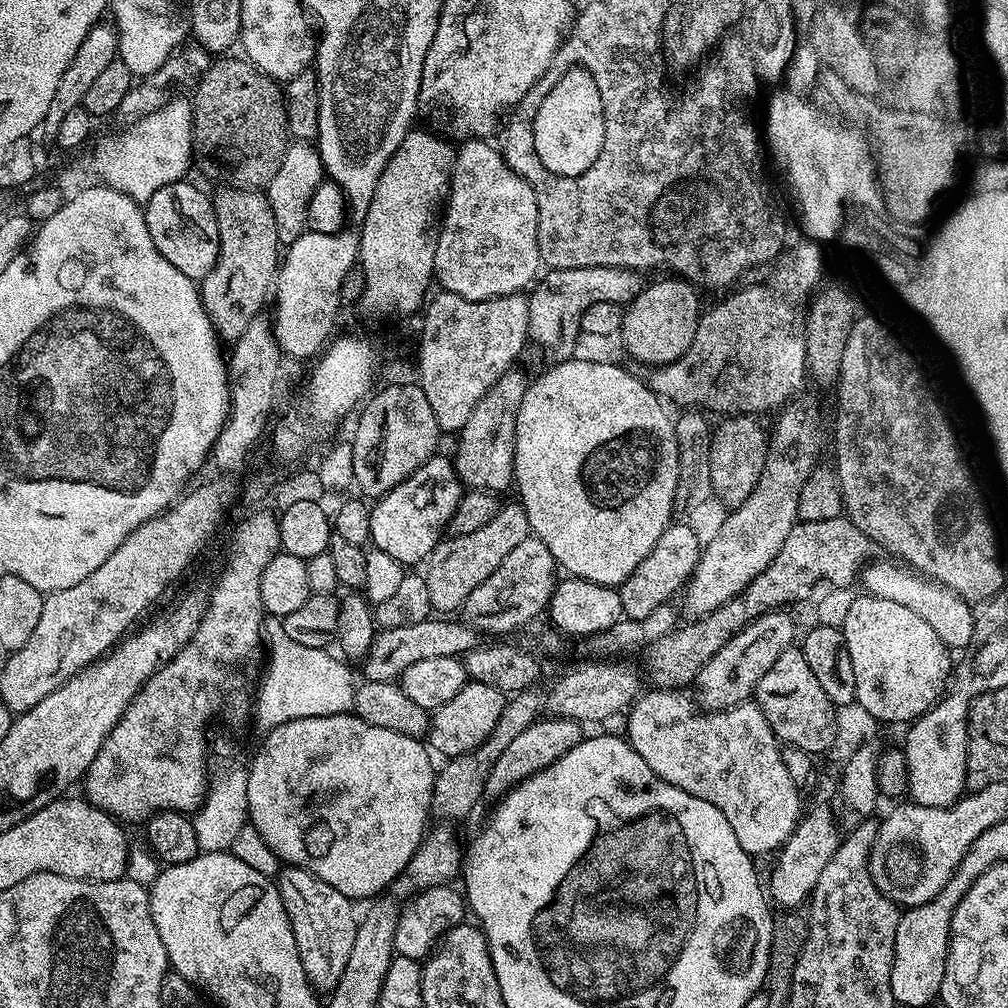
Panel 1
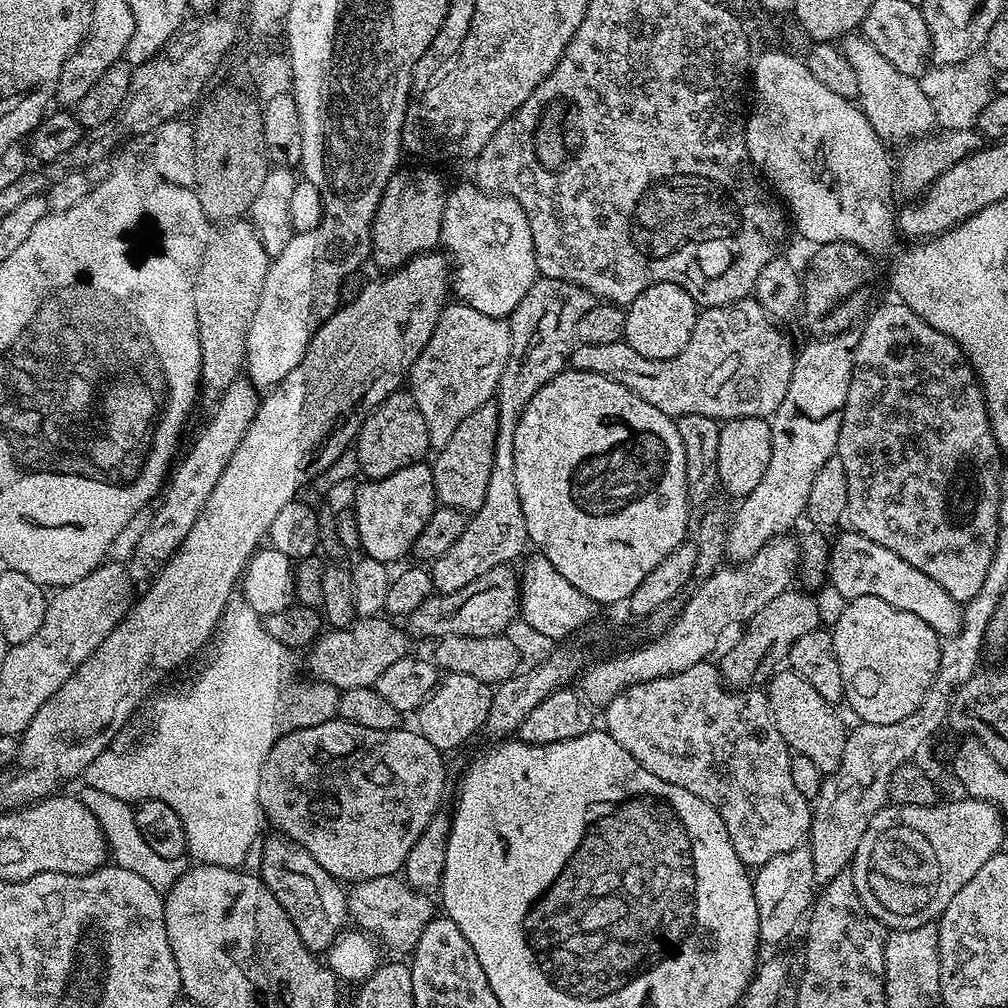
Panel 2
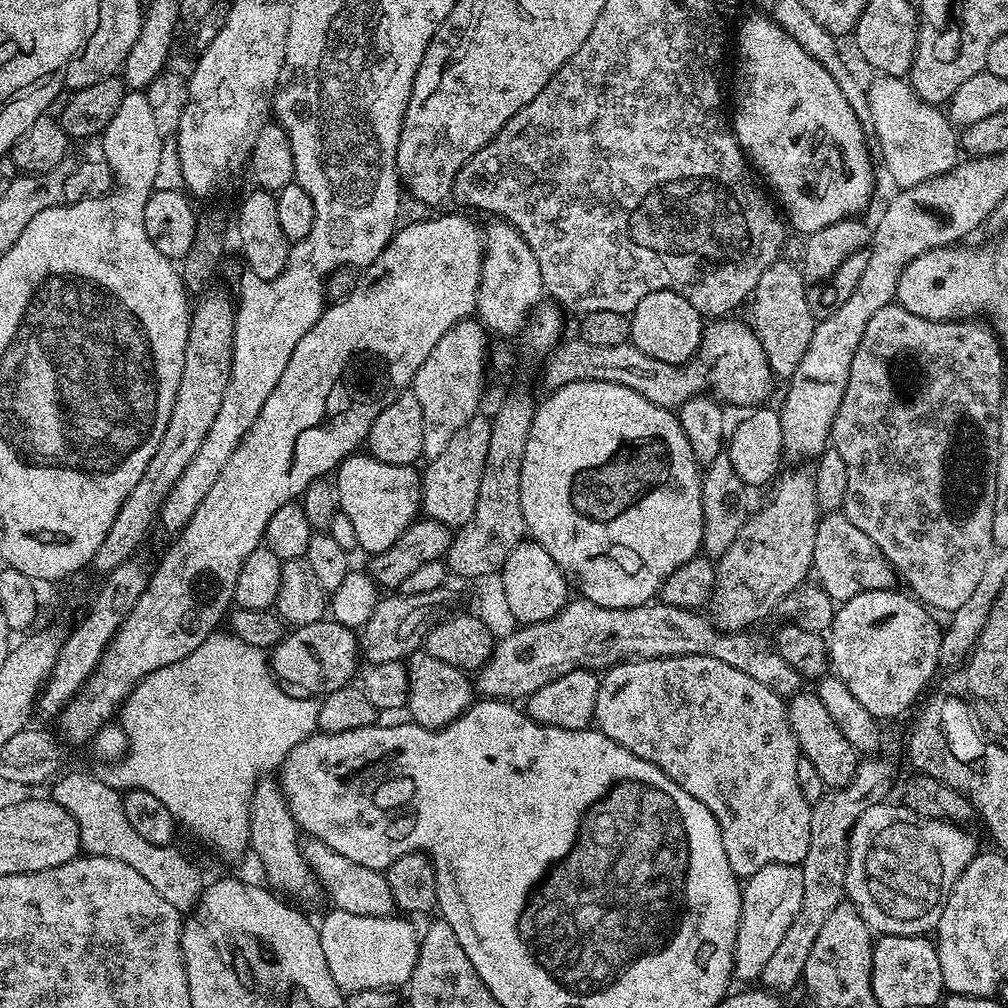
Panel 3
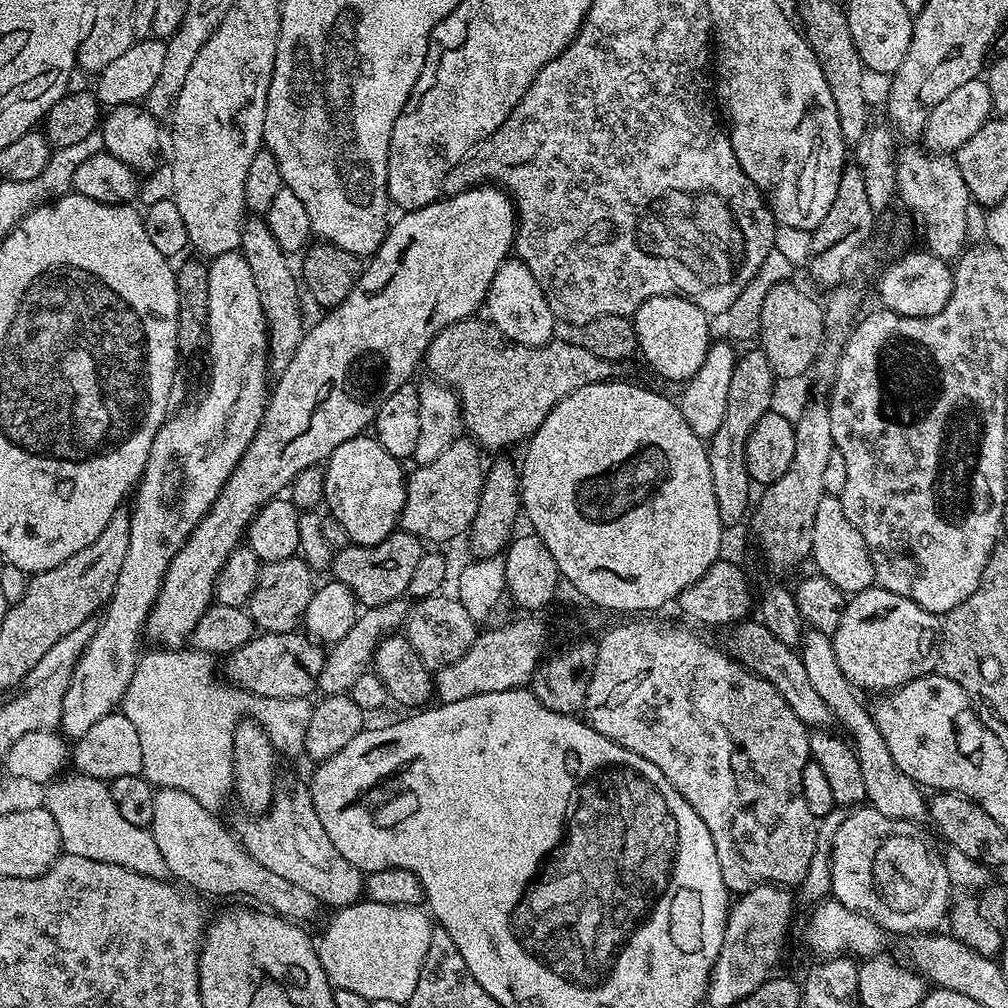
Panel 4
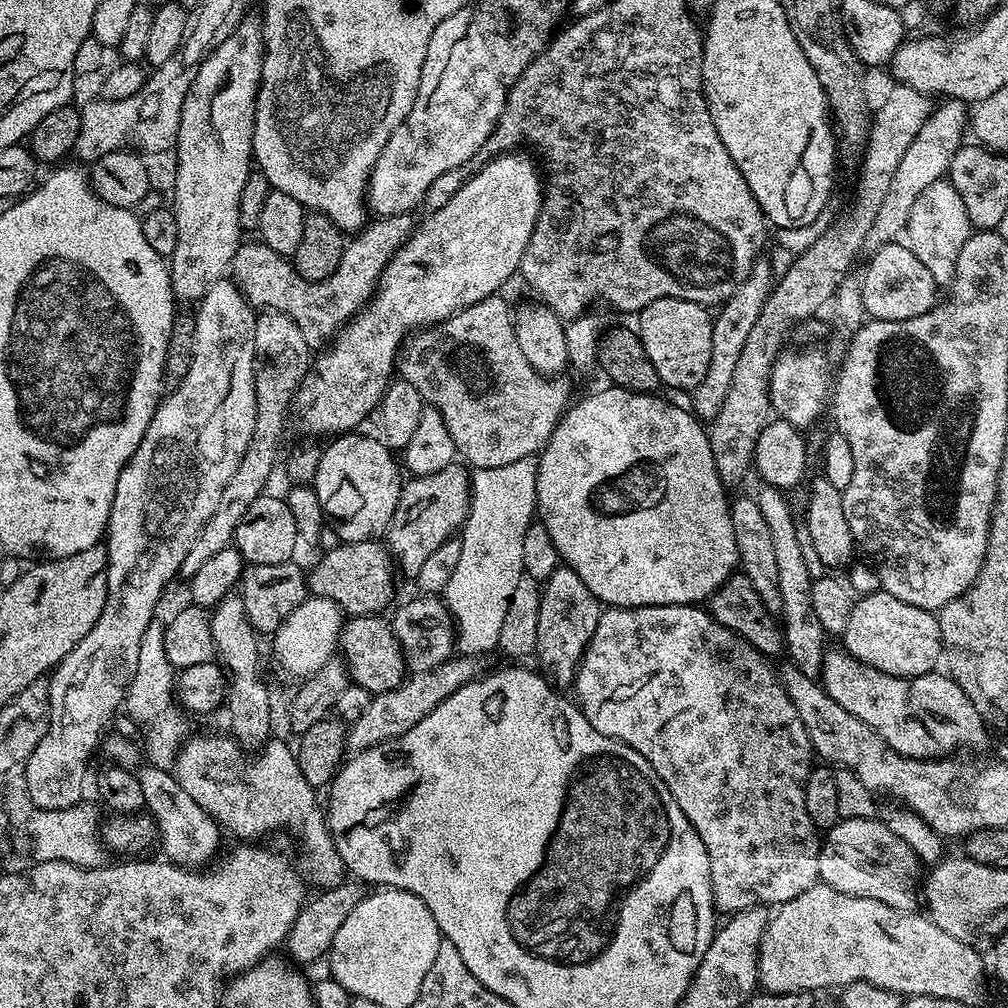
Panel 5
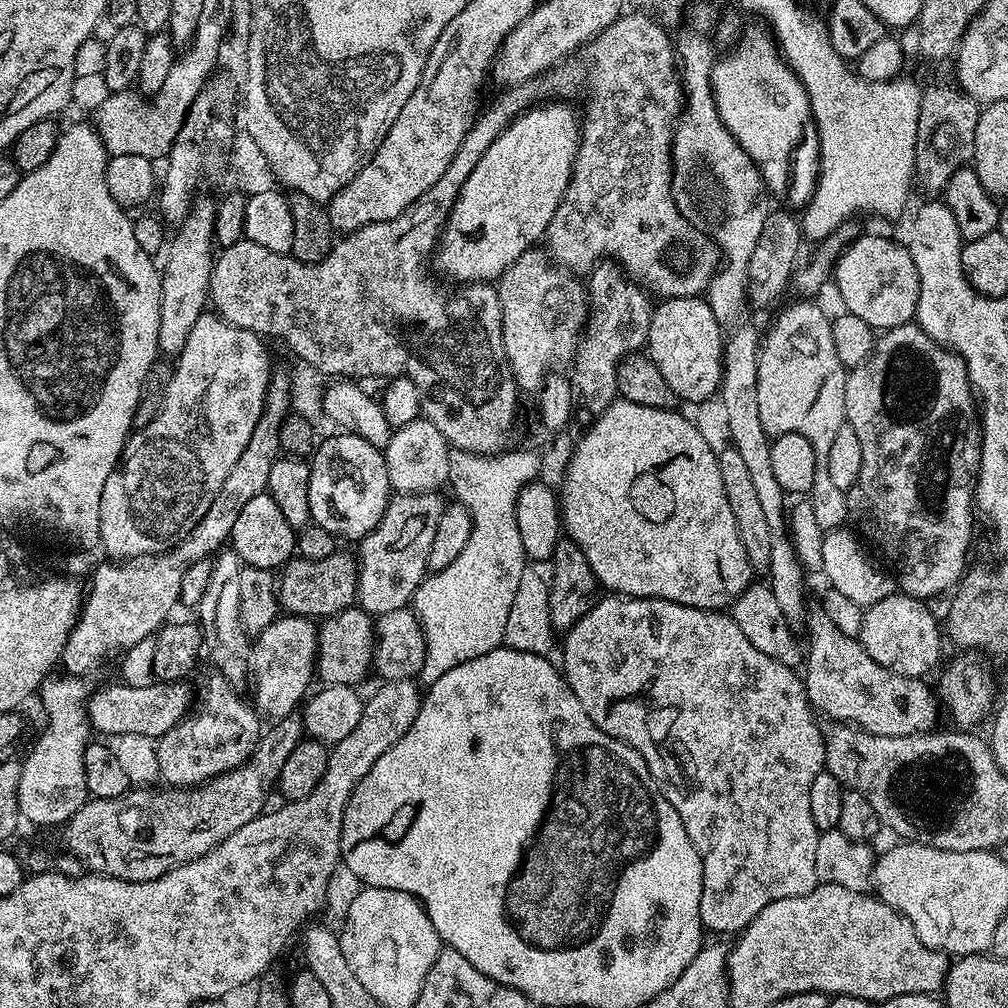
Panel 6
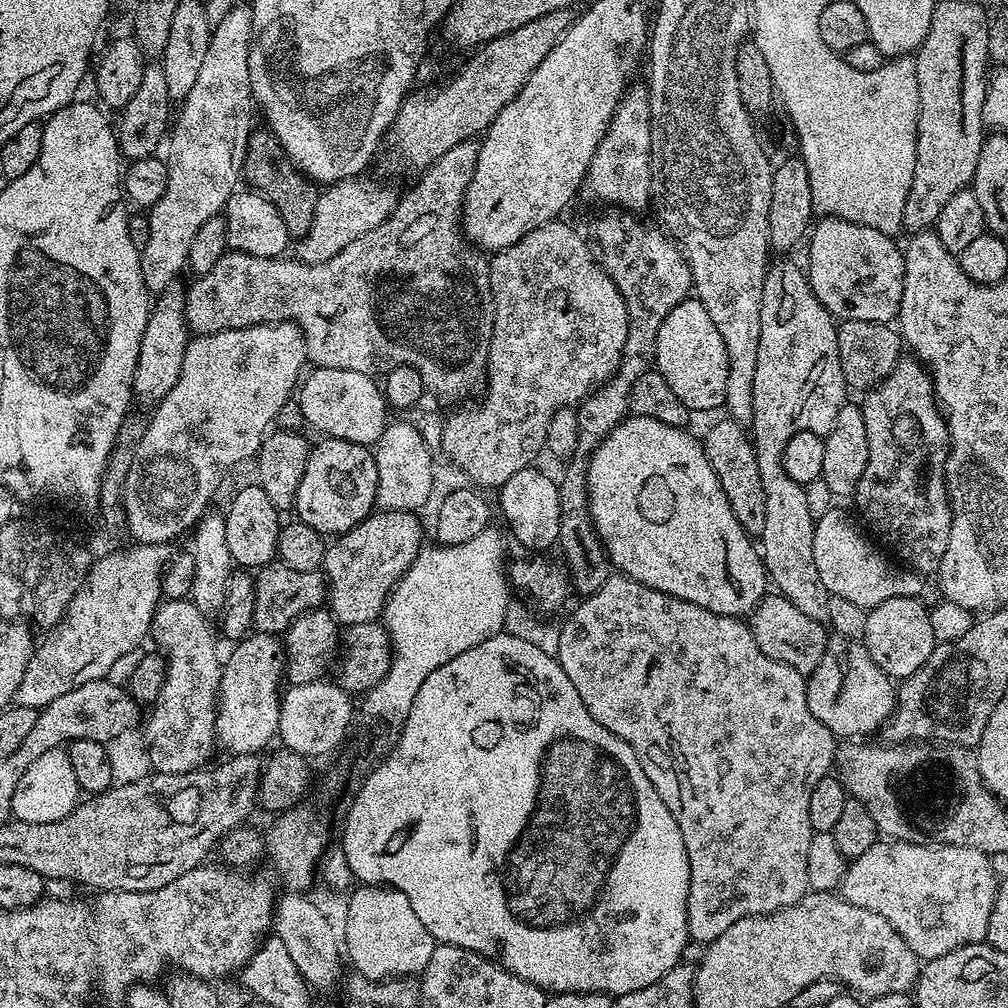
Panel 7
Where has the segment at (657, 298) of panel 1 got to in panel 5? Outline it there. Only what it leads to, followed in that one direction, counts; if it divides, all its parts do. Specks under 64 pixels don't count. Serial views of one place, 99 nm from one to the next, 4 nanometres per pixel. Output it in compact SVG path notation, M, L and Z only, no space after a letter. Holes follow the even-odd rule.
M658 298L658 302L650 302L650 306L638 313L640 341L646 346L646 354L654 370L658 370L658 378L665 389L681 388L688 394L702 382L702 378L706 378L706 370L710 370L713 322L708 312L705 305L686 302L682 298Z

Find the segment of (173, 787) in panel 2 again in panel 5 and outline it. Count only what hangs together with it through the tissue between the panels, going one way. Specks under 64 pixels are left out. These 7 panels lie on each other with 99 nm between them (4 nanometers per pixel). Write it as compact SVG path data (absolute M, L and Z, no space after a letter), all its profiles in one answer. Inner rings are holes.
M153 622L146 634L142 634L142 647L138 654L138 670L134 670L134 678L128 687L128 697L123 707L128 708L128 716L140 727L144 740L148 743L146 756L154 767L171 769L180 752L180 745L189 735L190 729L184 719L185 713L174 703L174 669L166 658L164 645L164 624Z

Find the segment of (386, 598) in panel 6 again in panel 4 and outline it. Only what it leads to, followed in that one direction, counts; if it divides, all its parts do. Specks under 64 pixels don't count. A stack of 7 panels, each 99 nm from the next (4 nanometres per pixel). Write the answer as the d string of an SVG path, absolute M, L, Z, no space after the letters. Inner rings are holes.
M456 440L434 462L413 467L407 473L406 502L400 515L399 527L414 534L420 540L444 546L447 540L456 540L465 535L478 514L478 502L484 485L485 461L480 461L482 449L475 440Z

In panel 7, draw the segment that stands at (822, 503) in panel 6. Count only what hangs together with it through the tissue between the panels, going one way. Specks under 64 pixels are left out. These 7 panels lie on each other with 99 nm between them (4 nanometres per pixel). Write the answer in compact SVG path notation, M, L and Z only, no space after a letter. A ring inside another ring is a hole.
M780 258L780 261L769 263L768 273L764 276L762 282L762 334L758 338L758 367L754 369L754 414L750 421L750 435L752 438L752 445L756 451L756 457L758 458L758 474L762 477L762 490L766 494L766 526L762 526L762 530L758 533L758 551L764 561L764 571L768 573L768 579L771 587L775 589L779 595L786 598L786 602L791 602L795 608L802 610L802 614L808 615L810 618L824 622L828 618L828 606L804 606L804 594L800 594L800 574L796 574L796 566L782 566L780 562L780 496L784 496L784 475L786 475L786 469L782 464L772 464L772 450L786 450L786 442L790 442L788 437L788 422L798 422L798 426L802 426L802 432L809 430L827 430L832 427L834 418L838 418L838 410L842 410L842 406L846 402L846 385L844 383L844 376L842 372L842 366L839 365L839 354L833 350L836 343L836 329L837 321L834 319L831 312L824 307L822 302L818 302L818 298L812 293L812 287L808 281L805 269L799 268L792 260L784 260L788 258ZM770 362L772 362L772 368L778 368L778 372L784 374L784 380L776 380L776 382L768 382L768 368L770 368Z

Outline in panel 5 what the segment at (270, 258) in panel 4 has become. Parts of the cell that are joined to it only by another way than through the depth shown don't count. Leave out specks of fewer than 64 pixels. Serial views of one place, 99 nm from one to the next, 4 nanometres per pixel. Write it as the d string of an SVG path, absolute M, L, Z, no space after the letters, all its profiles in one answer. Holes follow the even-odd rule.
M264 310L257 315L254 326L254 434L250 434L250 446L246 446L246 454L242 454L242 462L238 462L238 470L234 470L234 478L226 482L226 490L222 490L222 499L214 514L210 514L210 522L202 526L194 546L190 546L190 554L186 554L186 562L182 562L180 576L190 578L218 550L229 547L235 541L238 522L246 510L250 510L250 502L254 498L265 495L268 479L276 468L276 459L281 459L280 439L284 436L284 423L294 408L296 392L300 383L310 370L310 346L298 330L298 326L286 314Z

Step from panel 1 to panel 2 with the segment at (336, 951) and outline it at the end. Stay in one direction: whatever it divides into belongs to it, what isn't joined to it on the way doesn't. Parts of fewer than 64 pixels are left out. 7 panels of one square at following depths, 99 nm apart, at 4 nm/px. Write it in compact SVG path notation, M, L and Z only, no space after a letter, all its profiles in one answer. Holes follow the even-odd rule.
M272 834L266 840L260 852L260 879L274 894L274 898L278 898L282 910L286 910L290 922L294 922L294 930L298 930L298 936L306 947L317 954L327 953L350 920L345 885L325 868L318 866L312 855L288 836Z

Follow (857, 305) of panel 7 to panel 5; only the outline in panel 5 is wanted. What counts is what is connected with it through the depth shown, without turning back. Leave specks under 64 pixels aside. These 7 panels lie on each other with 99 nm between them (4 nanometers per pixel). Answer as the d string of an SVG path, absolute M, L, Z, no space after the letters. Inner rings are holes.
M893 242L882 246L867 257L864 276L859 277L865 313L873 320L905 320L926 314L938 303L938 286L930 278L930 270L914 258L914 254L903 243Z

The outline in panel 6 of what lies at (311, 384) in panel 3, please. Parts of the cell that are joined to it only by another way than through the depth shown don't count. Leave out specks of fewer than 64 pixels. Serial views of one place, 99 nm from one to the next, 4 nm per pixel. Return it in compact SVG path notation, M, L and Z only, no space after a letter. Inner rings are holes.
M544 102L516 117L482 154L478 166L468 172L466 182L454 202L452 212L434 252L434 268L441 277L449 276L459 282L495 282L506 269L529 248L545 239L550 218L564 197L572 177L576 151L580 145L578 112L564 102Z

